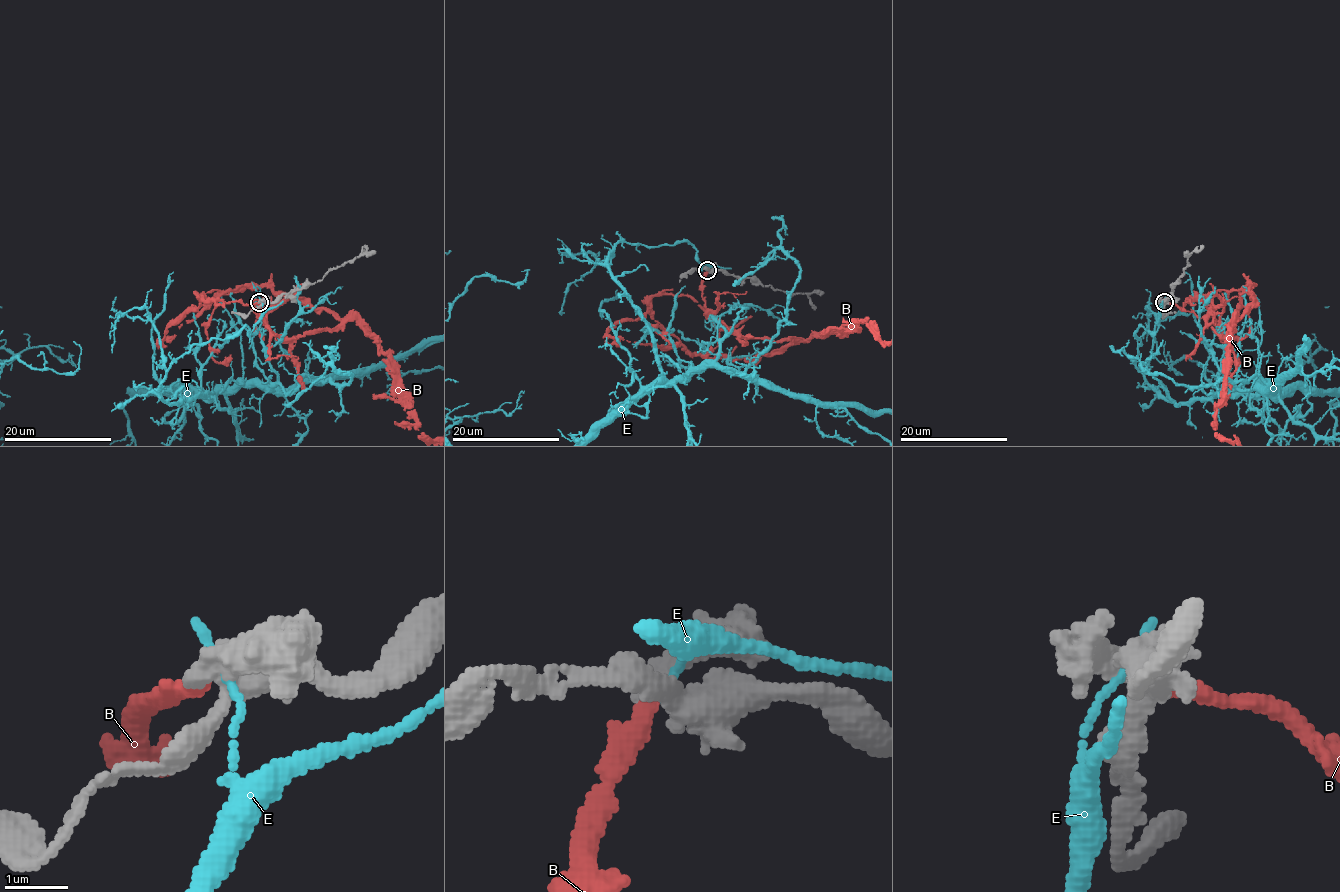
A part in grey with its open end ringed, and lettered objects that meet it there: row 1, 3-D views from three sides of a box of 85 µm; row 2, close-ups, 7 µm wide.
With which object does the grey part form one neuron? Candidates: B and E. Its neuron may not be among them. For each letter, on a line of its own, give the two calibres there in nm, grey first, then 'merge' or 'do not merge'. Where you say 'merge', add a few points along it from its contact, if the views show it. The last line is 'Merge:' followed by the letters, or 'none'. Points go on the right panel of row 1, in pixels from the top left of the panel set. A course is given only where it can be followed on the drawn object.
B: 360/300 nm | merge
E: 400/130 nm | do not merge
Merge: B

